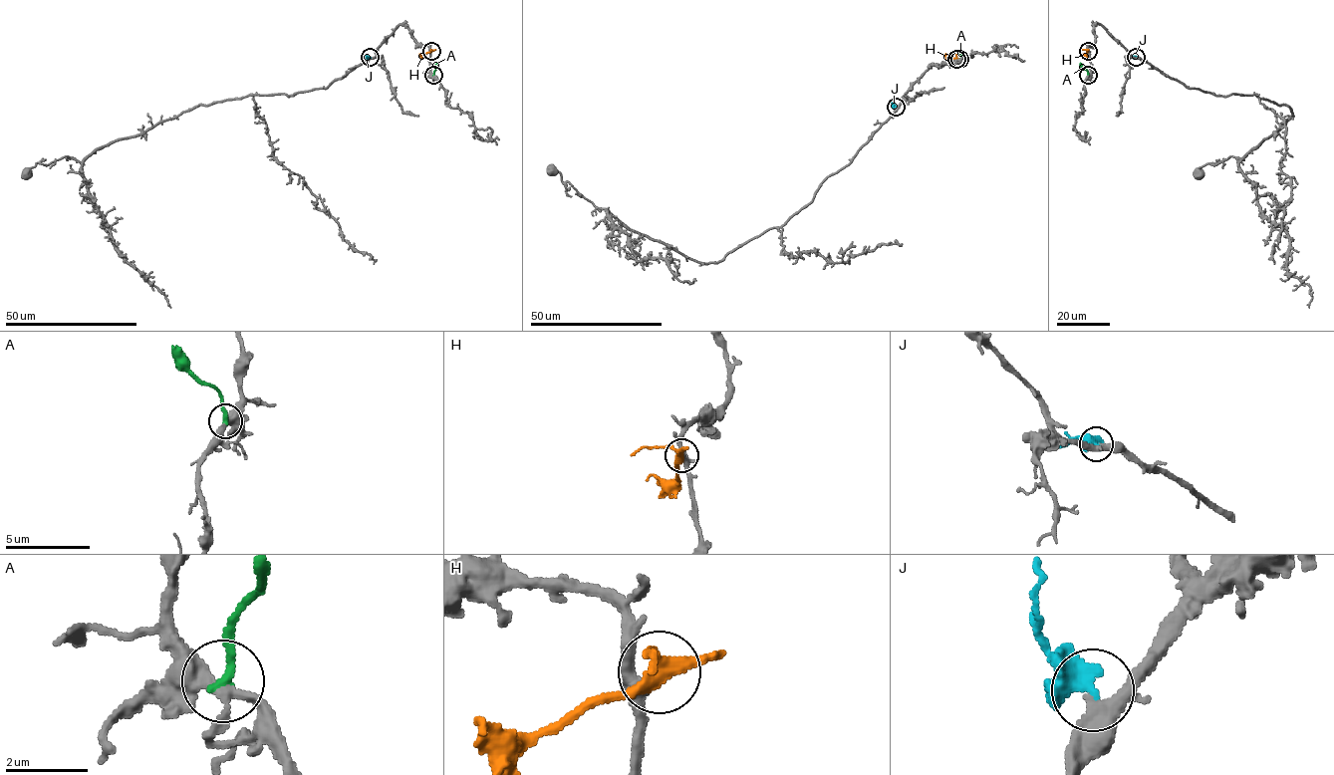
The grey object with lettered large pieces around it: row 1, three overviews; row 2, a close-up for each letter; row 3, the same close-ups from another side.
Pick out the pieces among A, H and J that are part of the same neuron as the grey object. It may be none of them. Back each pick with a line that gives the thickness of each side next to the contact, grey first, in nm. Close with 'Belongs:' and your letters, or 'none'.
J: 280 nm thick on the grey side, 500 nm on the other
Belongs: J

